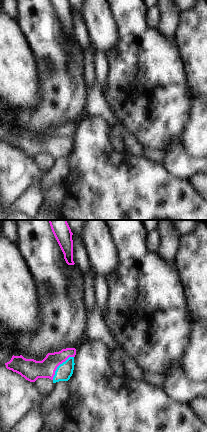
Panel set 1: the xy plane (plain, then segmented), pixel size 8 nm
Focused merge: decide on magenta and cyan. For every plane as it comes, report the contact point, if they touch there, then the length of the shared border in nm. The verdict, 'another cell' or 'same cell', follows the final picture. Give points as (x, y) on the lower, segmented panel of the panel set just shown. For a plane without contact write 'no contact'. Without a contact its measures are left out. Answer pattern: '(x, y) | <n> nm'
(59, 364) | 260 nm

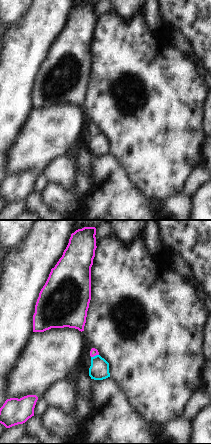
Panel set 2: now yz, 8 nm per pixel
(94, 355) | 70 nm

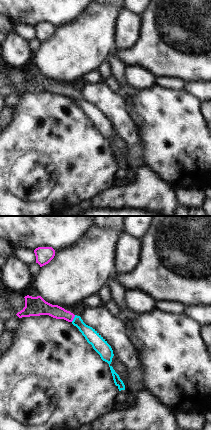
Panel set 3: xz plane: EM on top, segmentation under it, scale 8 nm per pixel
(73, 318) | 70 nm

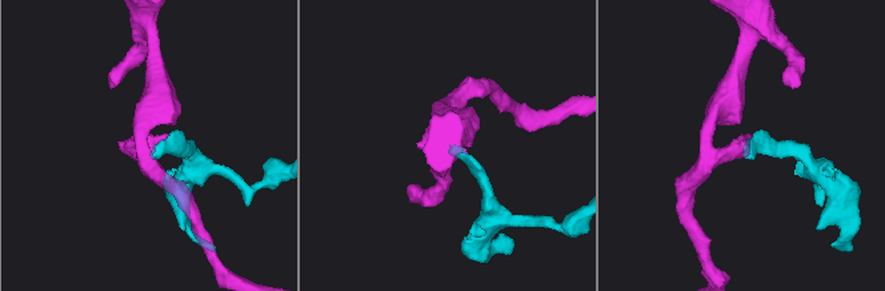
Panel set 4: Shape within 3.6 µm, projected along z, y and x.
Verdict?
same cell

